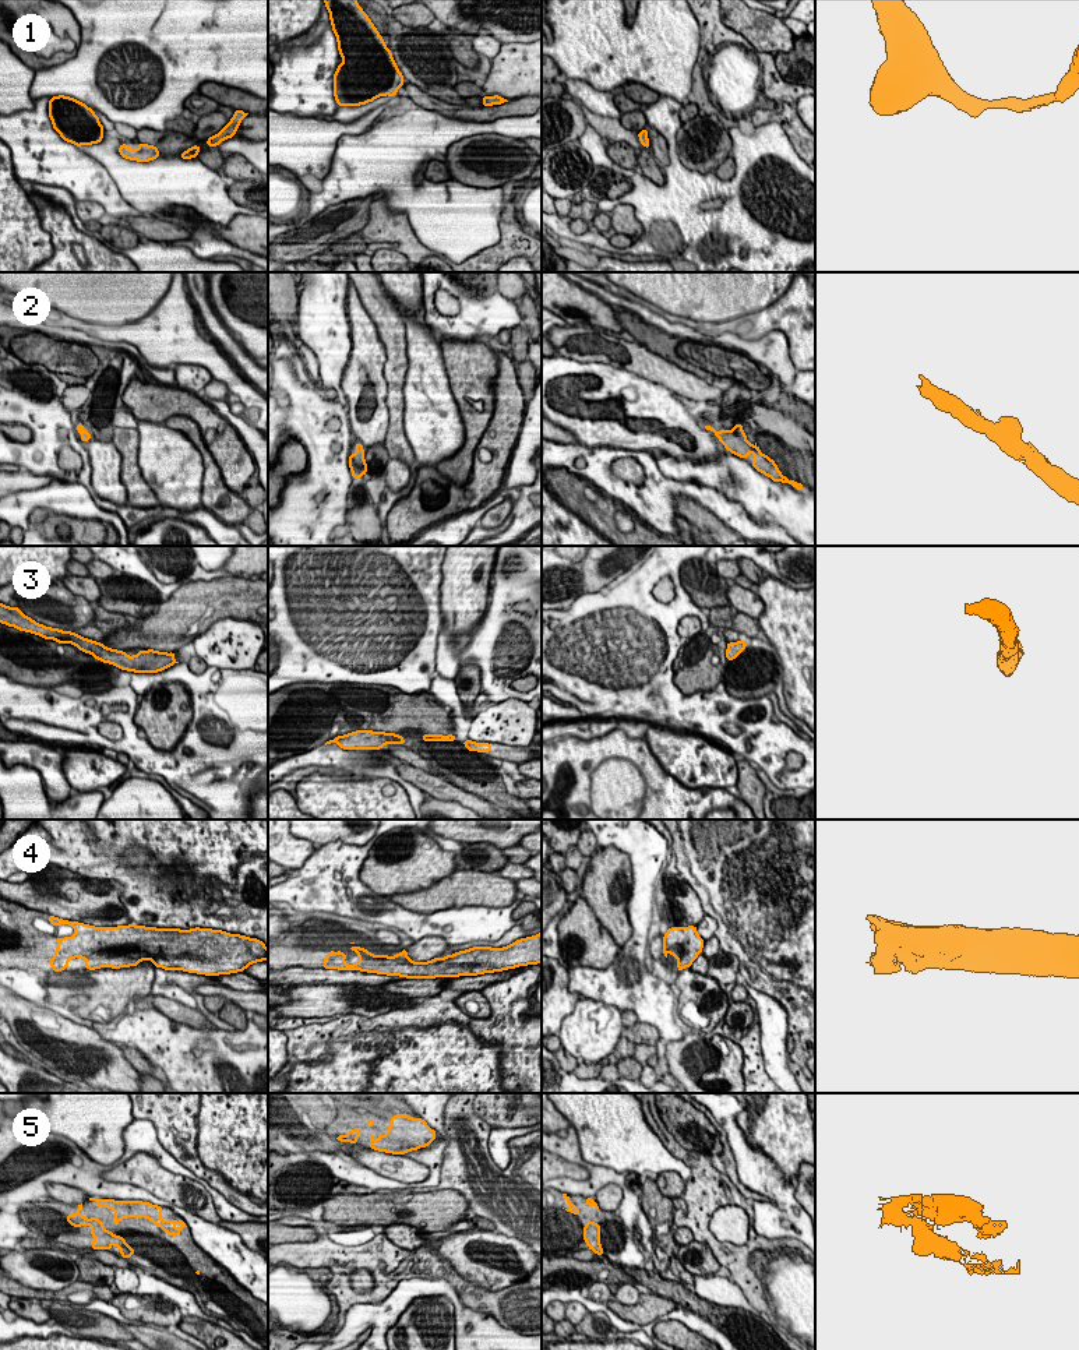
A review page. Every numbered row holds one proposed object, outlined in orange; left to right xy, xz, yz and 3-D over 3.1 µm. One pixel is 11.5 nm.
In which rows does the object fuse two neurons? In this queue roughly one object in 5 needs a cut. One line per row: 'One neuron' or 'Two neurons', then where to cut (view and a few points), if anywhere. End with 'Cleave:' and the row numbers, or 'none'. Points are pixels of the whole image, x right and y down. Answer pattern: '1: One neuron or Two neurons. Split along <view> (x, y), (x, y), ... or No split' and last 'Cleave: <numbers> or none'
1: One neuron. No split
2: One neuron. No split
3: One neuron. No split
4: One neuron. No split
5: One neuron. No split
Cleave: none

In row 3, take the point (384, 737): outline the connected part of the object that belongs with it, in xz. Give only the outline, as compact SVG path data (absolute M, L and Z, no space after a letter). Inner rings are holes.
M356 730L325 743L338 743L343 750L381 750L385 744L405 744L403 736L385 732Z

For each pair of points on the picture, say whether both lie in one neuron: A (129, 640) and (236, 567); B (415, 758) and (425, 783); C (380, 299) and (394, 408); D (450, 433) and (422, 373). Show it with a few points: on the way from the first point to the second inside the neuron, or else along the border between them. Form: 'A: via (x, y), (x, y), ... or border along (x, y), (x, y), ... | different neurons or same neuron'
A: border along (229, 573), (249, 578) | different neurons
B: border along (408, 762), (438, 775) | different neurons
C: via (390, 325), (395, 344), (395, 381) | same neuron
D: via (434, 418), (430, 412), (426, 388) | same neuron

